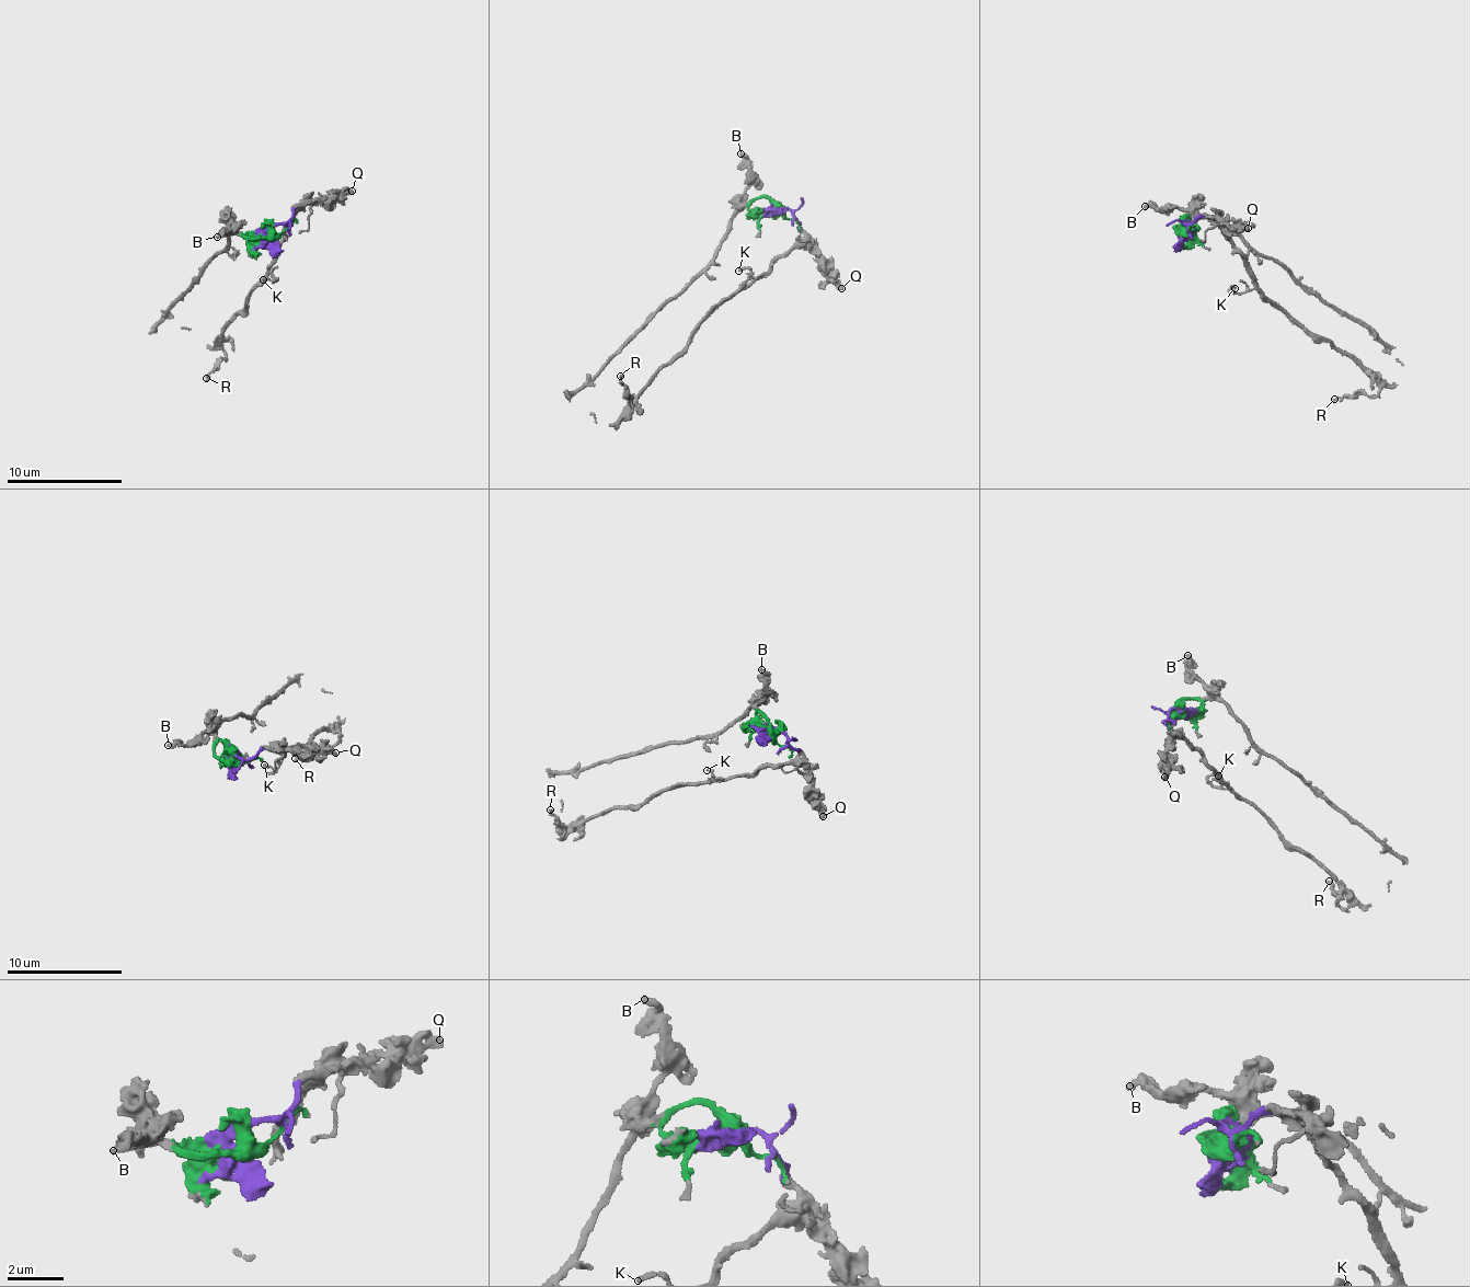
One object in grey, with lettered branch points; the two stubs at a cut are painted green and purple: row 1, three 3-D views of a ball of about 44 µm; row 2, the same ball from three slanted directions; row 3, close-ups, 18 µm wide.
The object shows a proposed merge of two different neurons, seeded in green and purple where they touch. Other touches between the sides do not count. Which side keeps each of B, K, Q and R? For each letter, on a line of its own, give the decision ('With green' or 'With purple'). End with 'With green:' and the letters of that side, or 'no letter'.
B: With green
K: With purple
Q: With purple
R: With purple
With green: B

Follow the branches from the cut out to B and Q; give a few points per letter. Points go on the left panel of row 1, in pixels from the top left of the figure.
B: (271, 228), (257, 234), (243, 234), (234, 225), (216, 238)
Q: (271, 228), (286, 222), (297, 206), (353, 191)

